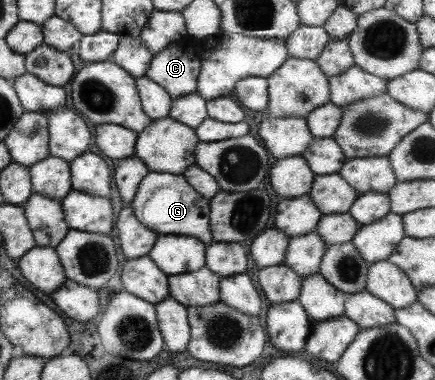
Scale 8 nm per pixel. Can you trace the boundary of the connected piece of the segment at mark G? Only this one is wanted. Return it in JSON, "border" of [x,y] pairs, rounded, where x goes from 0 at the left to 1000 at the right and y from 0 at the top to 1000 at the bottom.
{"border":[[[340,450],[294,539],[306,550],[310,574],[361,618],[400,618],[405,626],[444,621],[474,647],[487,637],[478,587],[480,534],[411,458]]]}

